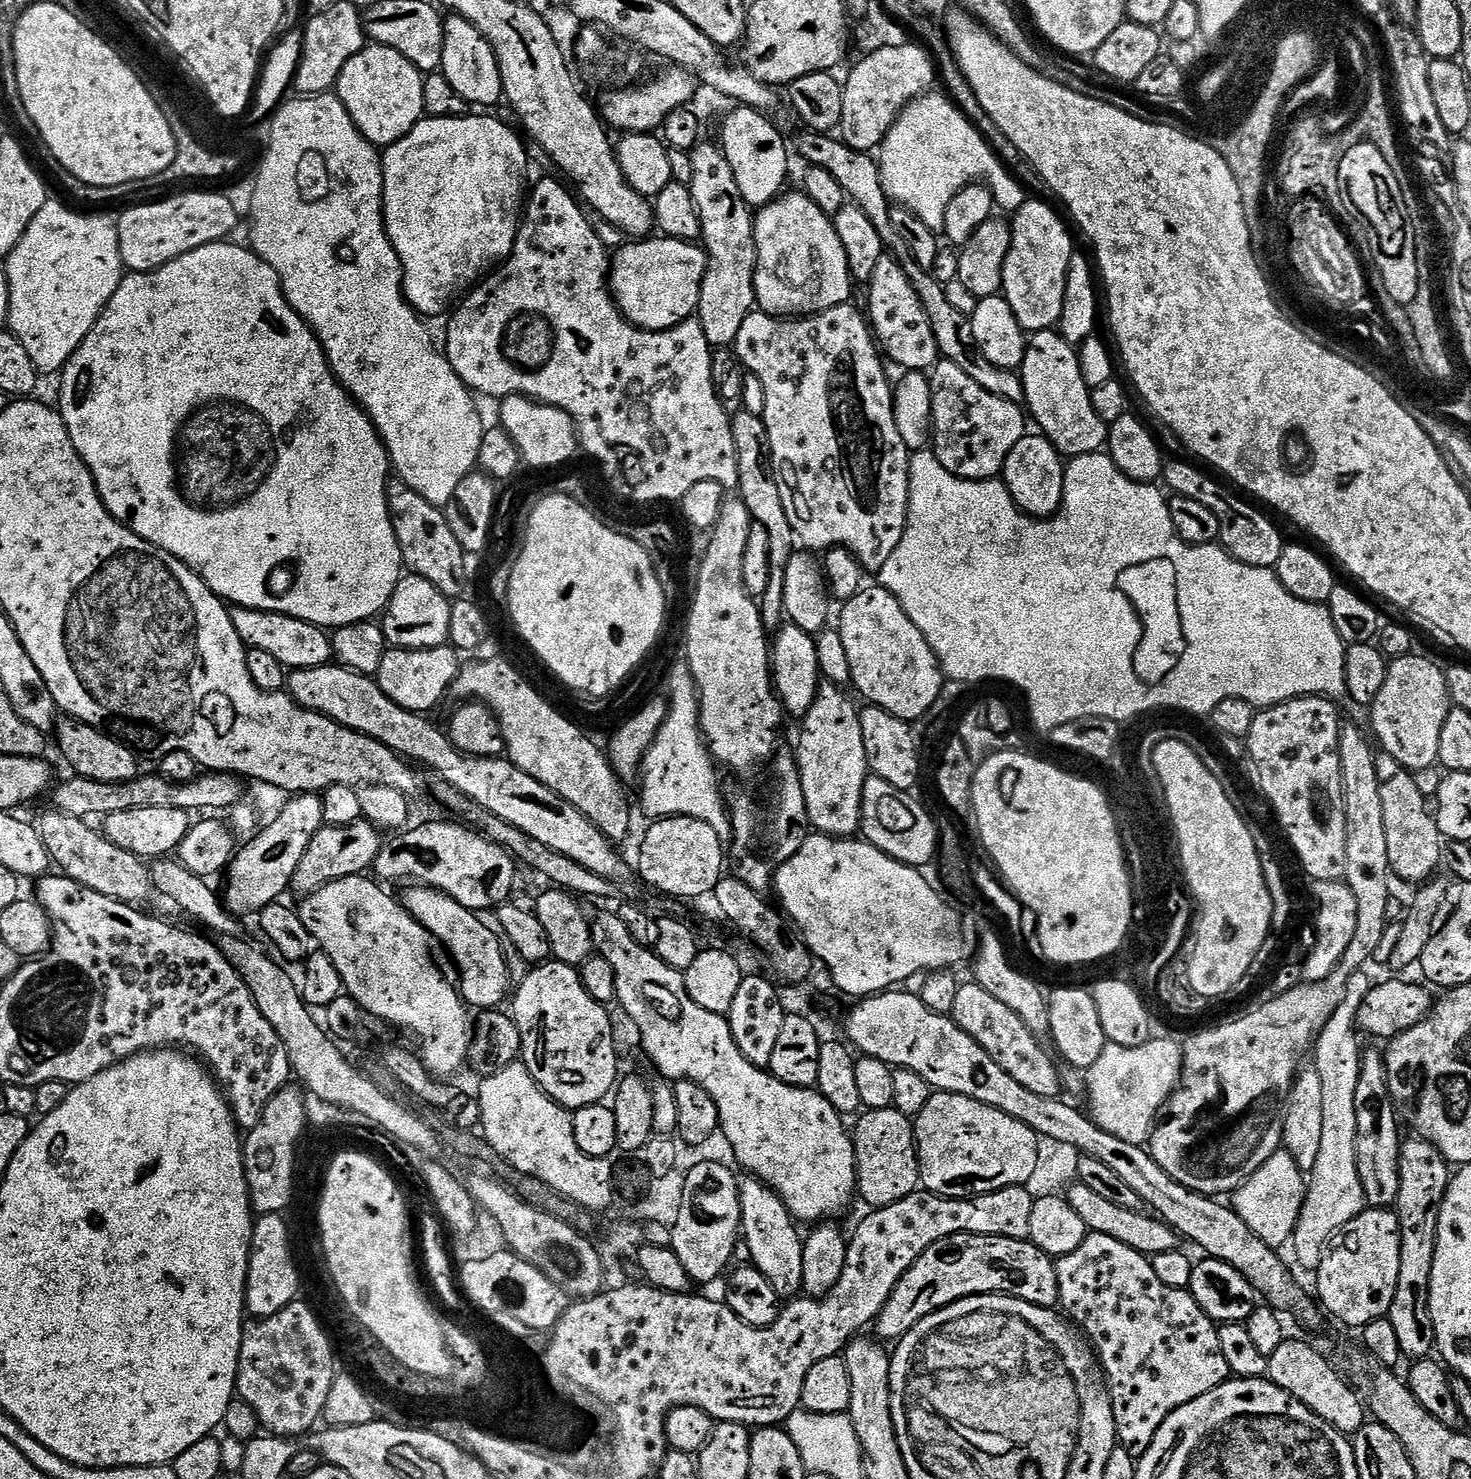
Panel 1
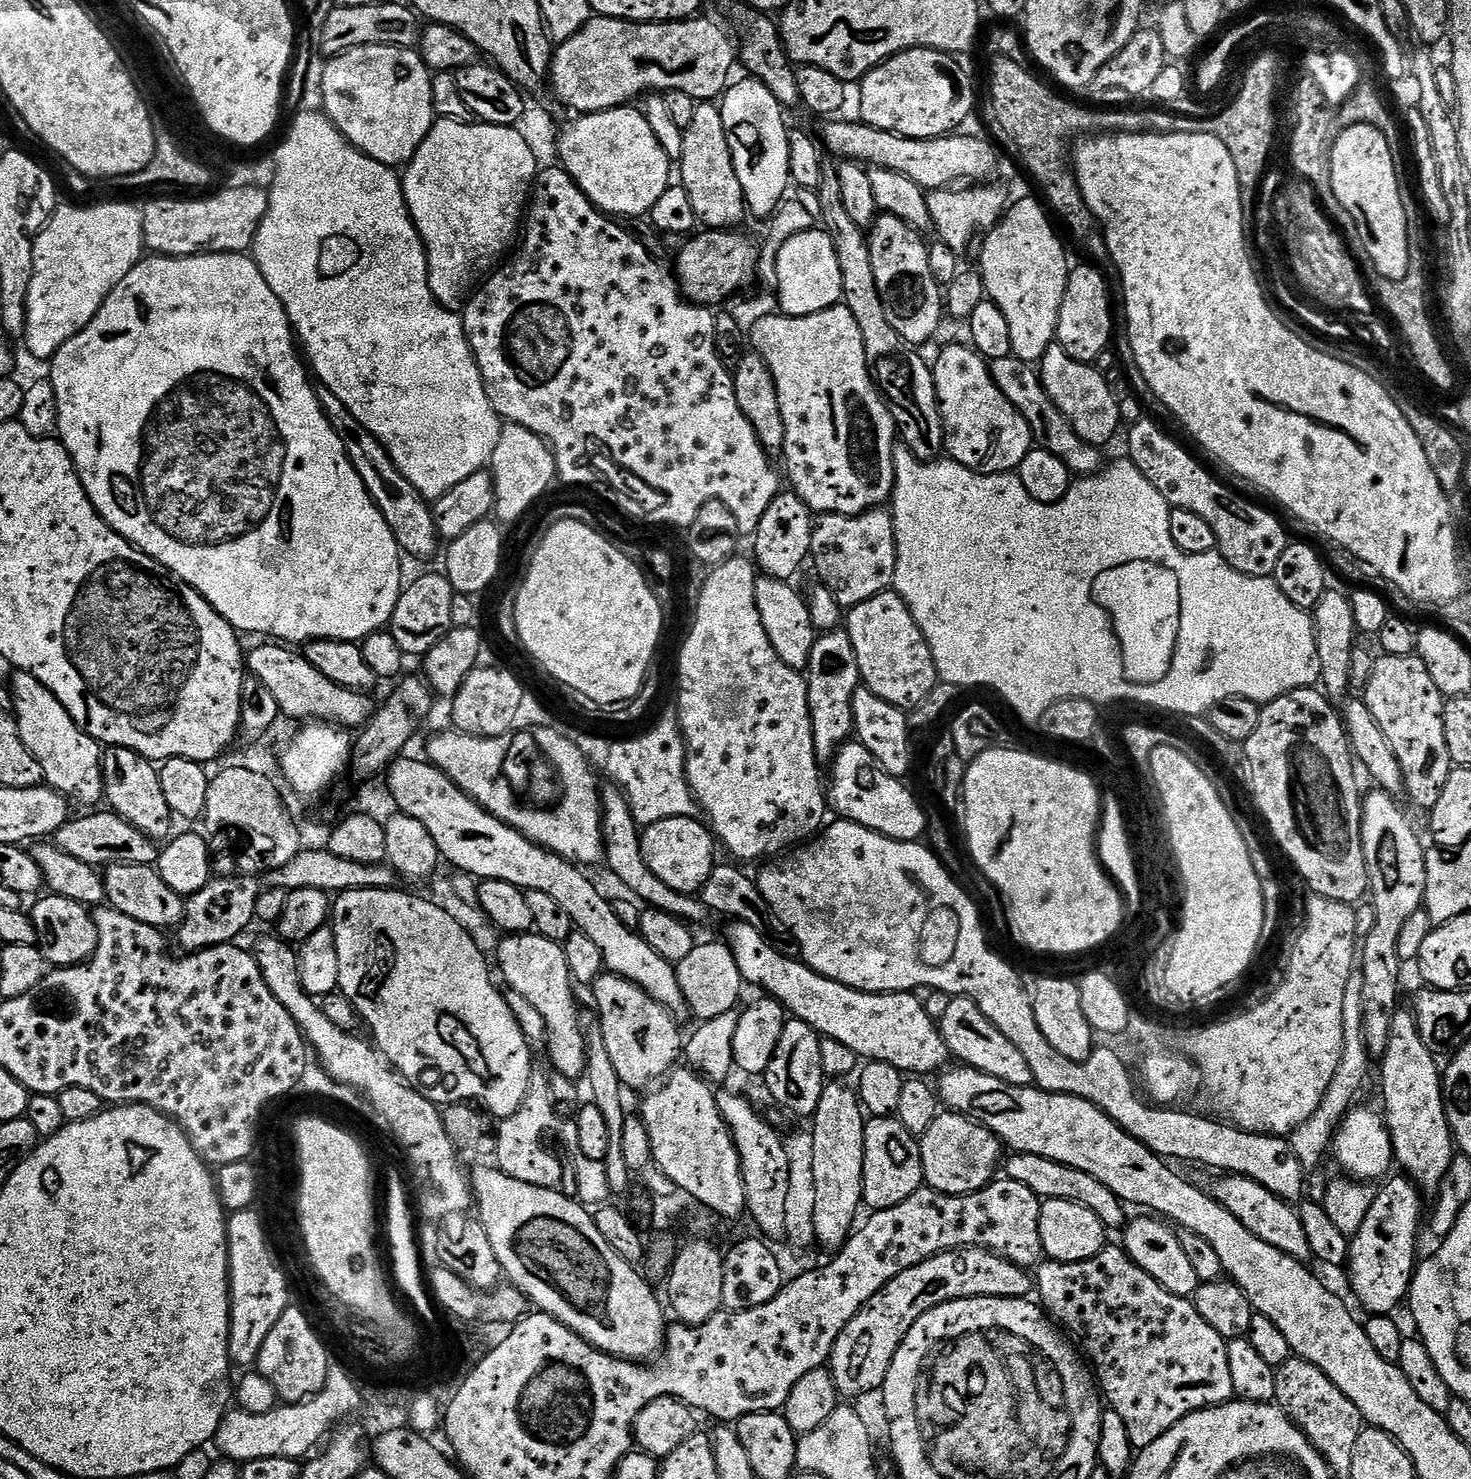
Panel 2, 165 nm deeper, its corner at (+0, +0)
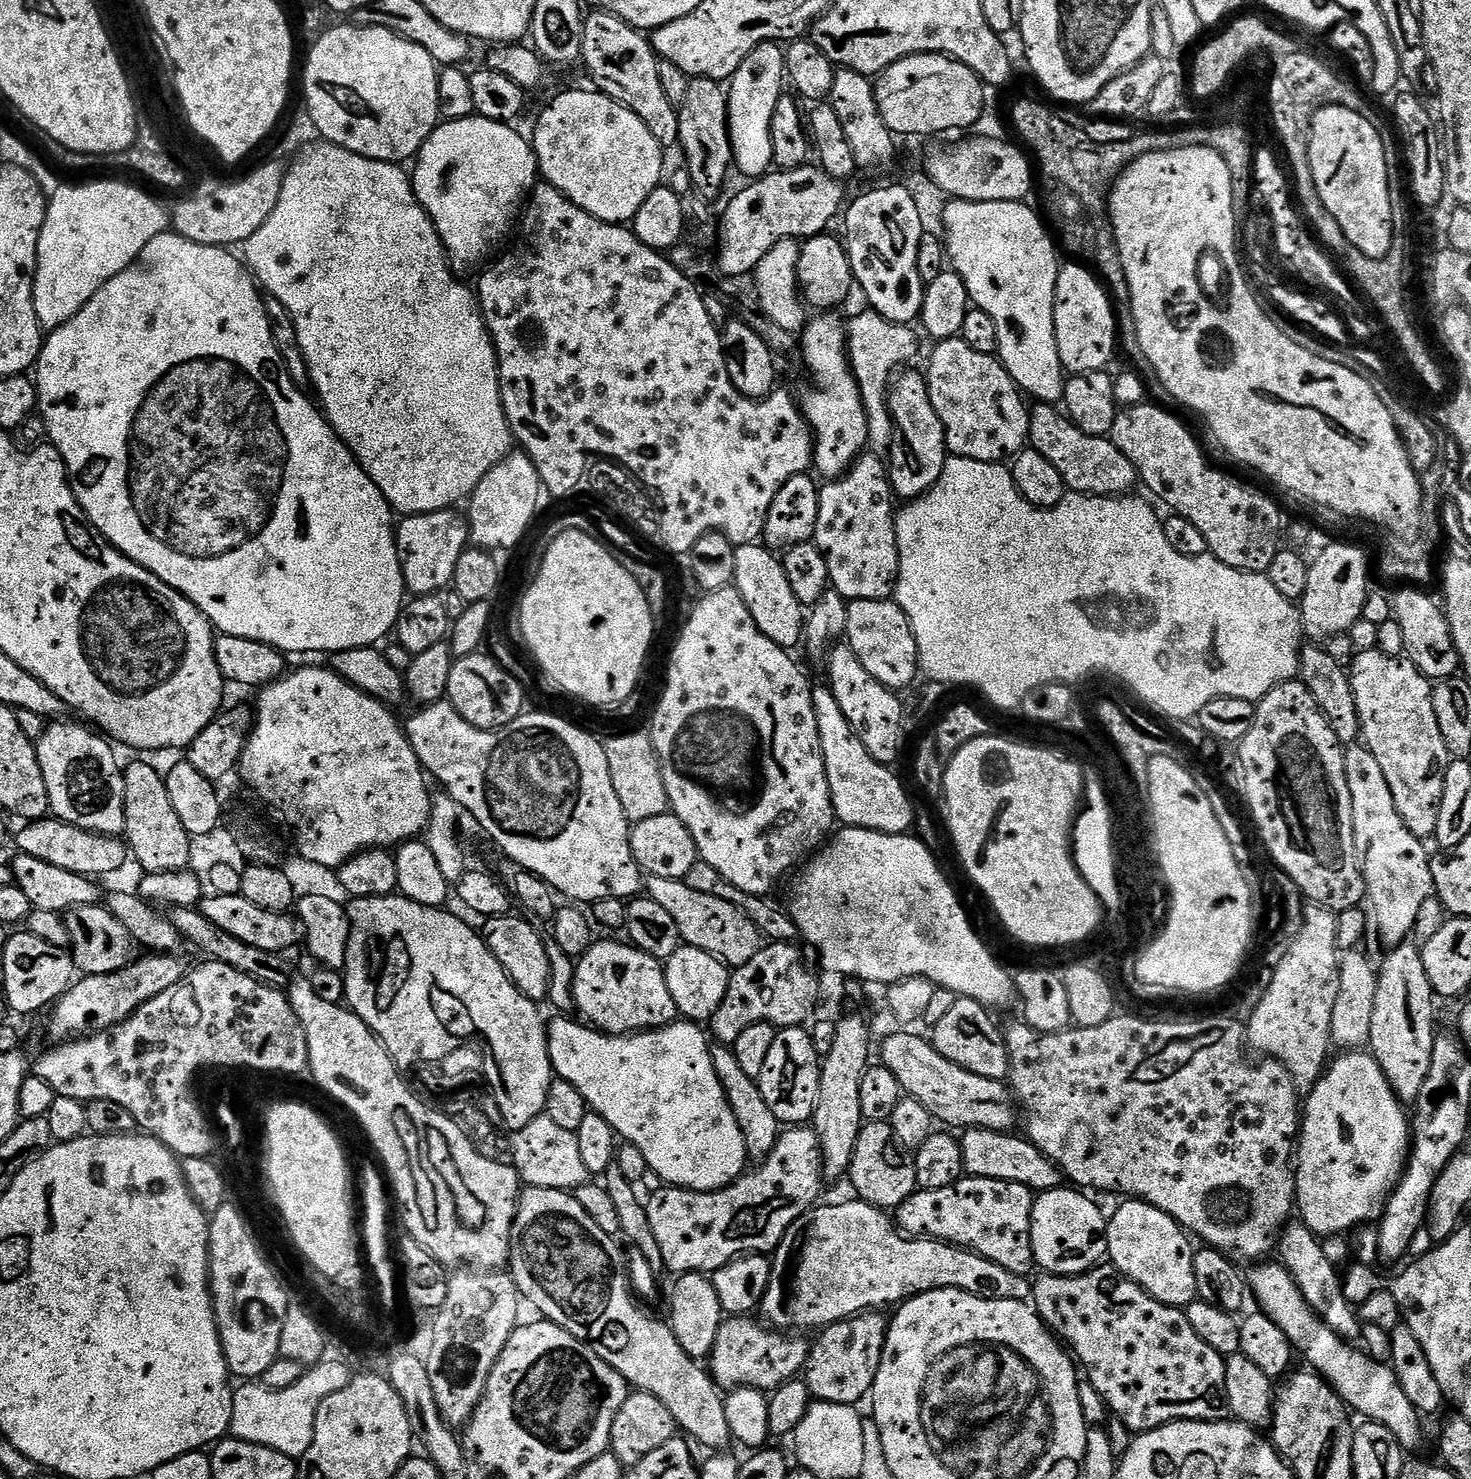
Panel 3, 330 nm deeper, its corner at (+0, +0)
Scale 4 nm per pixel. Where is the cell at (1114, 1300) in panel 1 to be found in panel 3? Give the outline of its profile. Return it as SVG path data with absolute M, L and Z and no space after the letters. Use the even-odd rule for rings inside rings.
M1097 1266L1080 1276L1037 1275L1032 1300L1044 1323L1071 1349L1082 1368L1084 1363L1088 1371L1086 1380L1104 1399L1107 1411L1113 1417L1116 1415L1132 1434L1149 1432L1176 1420L1229 1419L1225 1357L1198 1338L1185 1309L1158 1302L1142 1286L1111 1266Z

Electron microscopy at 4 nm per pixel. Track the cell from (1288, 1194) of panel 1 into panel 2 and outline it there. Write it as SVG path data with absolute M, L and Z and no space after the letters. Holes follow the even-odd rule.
M1353 974L1346 986L1346 998L1342 1002L1344 1045L1342 1046L1342 1058L1338 1062L1338 1070L1334 1070L1334 1078L1330 1078L1330 1086L1326 1086L1326 1094L1322 1094L1322 1102L1318 1102L1318 1110L1314 1110L1314 1114L1310 1114L1310 1118L1306 1118L1306 1122L1302 1122L1302 1126L1298 1126L1290 1134L1293 1152L1305 1170L1311 1170L1324 1155L1329 1155L1336 1129L1353 1107L1352 1099L1363 1090L1364 1083L1368 1080L1370 1057L1364 1041L1364 1027L1362 1026L1363 986L1364 979L1359 974Z

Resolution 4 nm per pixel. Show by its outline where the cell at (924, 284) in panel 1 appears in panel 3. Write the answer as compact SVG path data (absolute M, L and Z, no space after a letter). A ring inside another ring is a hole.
M1040 402L1037 403L1040 404L1037 408L1031 409L1032 425L1028 431L1028 439L1034 451L1042 454L1042 458L1050 458L1050 463L1058 470L1058 474L1062 474L1068 489L1076 494L1092 496L1119 496L1131 493L1135 489L1133 486L1139 481L1139 476L1126 454L1118 450L1110 438L1086 434L1077 424L1073 424L1059 407L1056 409L1048 403L1052 402Z

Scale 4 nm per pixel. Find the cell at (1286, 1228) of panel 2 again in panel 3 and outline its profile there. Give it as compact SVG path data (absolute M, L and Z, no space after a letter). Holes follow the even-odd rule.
M1292 1222L1279 1237L1278 1256L1284 1267L1296 1277L1301 1294L1317 1316L1326 1322L1326 1326L1330 1326L1344 1340L1359 1341L1362 1336L1362 1320L1356 1317L1357 1309L1348 1303L1343 1294L1341 1273L1336 1273L1327 1250L1320 1244L1323 1244L1321 1237L1315 1236L1305 1224Z

